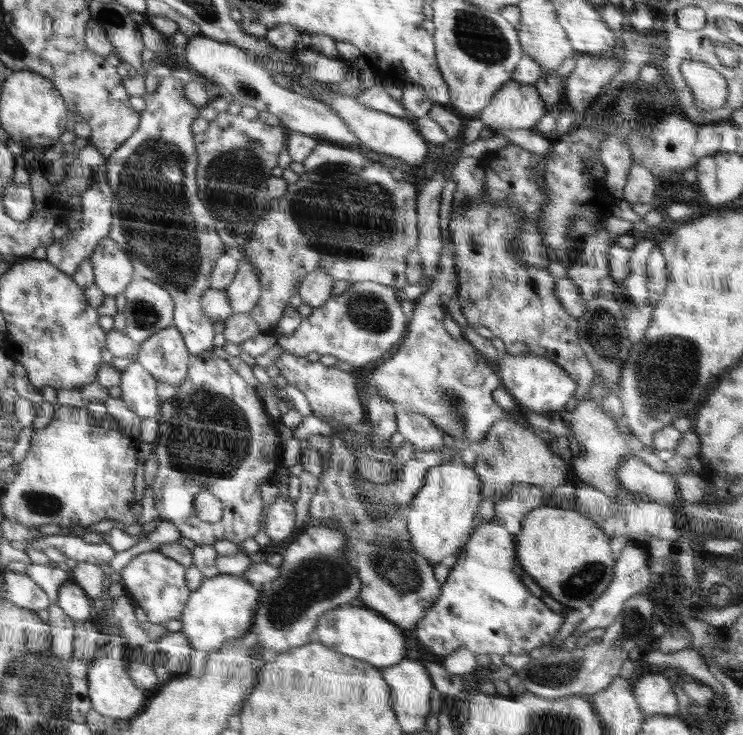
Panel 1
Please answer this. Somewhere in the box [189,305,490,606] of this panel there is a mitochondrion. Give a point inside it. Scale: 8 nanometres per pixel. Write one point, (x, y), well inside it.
(388, 556)

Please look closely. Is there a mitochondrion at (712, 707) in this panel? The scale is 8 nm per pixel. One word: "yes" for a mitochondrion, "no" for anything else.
no

